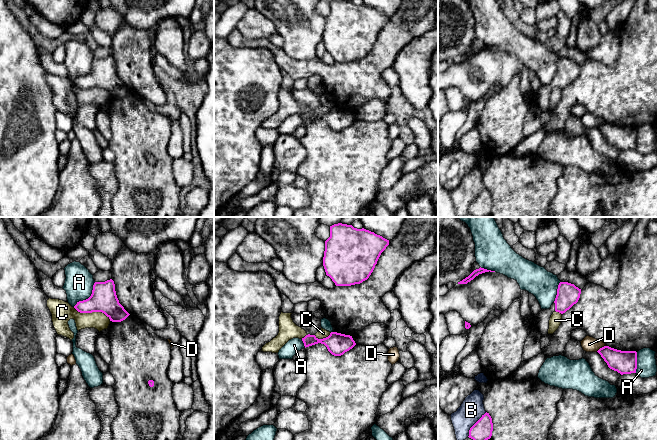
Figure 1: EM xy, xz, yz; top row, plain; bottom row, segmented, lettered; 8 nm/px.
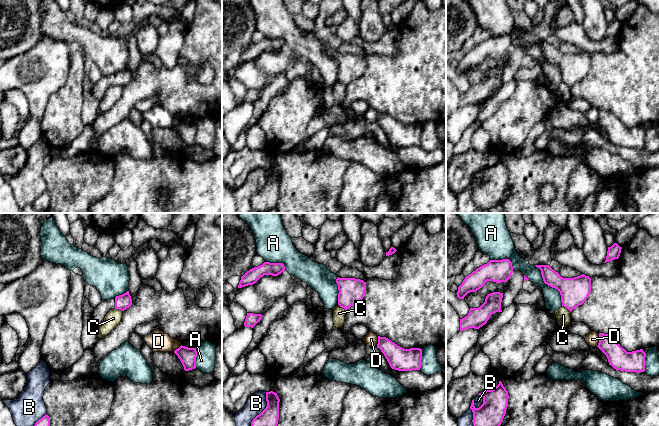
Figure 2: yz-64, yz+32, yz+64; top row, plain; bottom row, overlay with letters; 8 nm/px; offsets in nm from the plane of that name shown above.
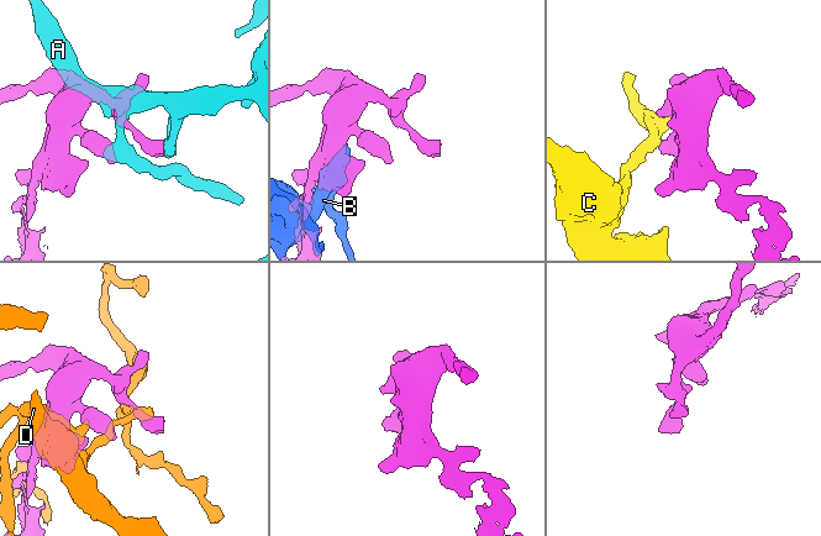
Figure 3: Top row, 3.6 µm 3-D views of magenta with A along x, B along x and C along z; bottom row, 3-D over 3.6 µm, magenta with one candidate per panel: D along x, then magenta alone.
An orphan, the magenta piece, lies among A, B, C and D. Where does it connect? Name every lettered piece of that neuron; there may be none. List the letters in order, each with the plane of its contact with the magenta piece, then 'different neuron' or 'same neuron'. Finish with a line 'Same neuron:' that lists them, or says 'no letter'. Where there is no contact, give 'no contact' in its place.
A: contact in xy; different neuron
B: contact in yz; different neuron
C: contact in xy; different neuron
D: contact in yz; different neuron
Same neuron: no letter

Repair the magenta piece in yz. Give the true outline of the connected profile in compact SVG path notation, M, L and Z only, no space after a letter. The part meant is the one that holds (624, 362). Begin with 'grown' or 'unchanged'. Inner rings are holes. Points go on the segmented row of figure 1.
unchanged | M604 346L597 351L608 367L621 375L636 373L637 352L621 351L609 346Z

